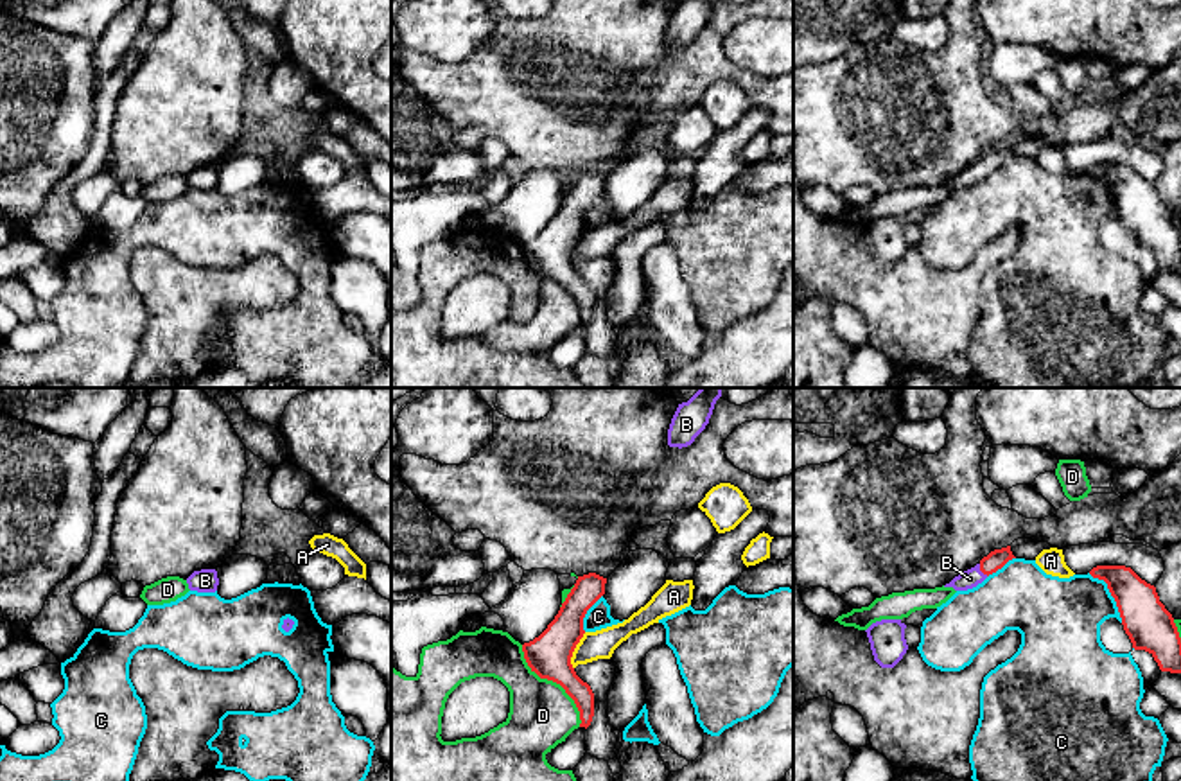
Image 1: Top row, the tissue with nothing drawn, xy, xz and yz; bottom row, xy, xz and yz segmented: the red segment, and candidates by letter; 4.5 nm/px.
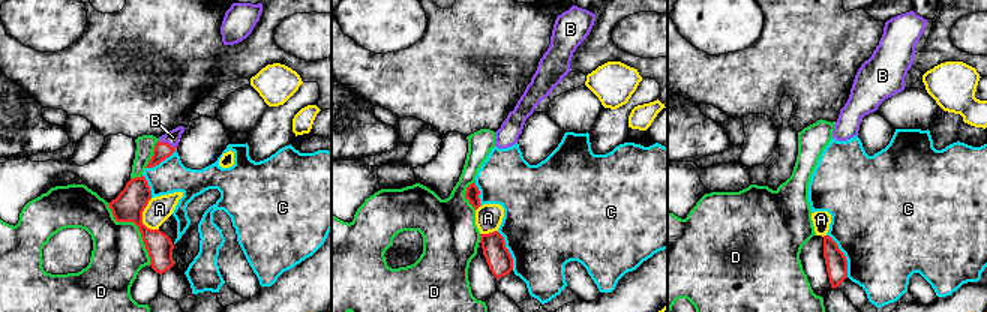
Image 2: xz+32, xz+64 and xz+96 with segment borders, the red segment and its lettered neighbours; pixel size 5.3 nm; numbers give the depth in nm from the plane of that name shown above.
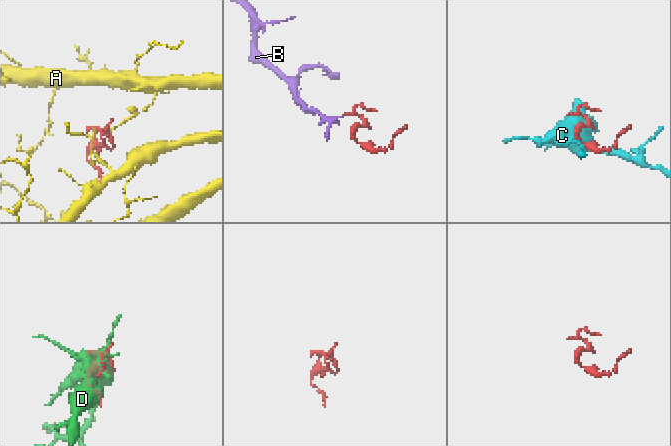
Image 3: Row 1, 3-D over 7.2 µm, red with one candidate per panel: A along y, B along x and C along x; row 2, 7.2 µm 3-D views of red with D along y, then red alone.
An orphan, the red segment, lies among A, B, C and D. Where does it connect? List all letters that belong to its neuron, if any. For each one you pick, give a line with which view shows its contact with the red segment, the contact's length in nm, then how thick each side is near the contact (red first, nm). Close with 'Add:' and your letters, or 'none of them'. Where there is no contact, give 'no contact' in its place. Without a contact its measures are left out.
B: contact in yz; length 70 nm; calibres 90 and 90 nm
Add: B

